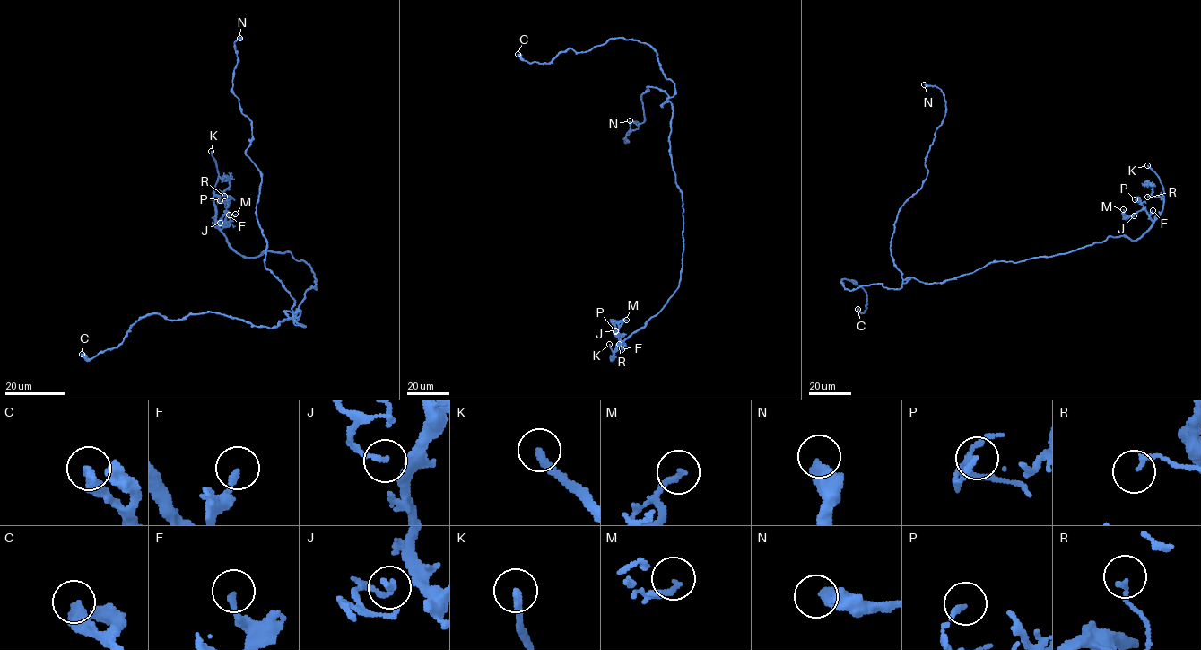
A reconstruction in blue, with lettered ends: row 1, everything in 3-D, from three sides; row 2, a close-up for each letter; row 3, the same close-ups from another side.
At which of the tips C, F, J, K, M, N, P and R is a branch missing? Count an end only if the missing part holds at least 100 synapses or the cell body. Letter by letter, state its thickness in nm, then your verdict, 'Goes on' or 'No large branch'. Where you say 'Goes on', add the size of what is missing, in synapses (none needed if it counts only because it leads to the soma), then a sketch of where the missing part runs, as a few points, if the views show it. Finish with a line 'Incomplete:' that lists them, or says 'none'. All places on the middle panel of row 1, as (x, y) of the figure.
C: Thickness 360 nm. No large branch
F: Thickness 200 nm. No large branch
J: Thickness 110 nm. No large branch
K: Thickness 240 nm. Goes on
M: Thickness 180 nm. No large branch
N: Thickness 480 nm. No large branch
P: Thickness 170 nm. No large branch
R: Thickness 170 nm. No large branch
Incomplete: K

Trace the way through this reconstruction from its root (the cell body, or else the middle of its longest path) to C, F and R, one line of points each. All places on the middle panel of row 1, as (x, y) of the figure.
C: (669, 144), (672, 104), (662, 104), (674, 84), (648, 44), (612, 39), (550, 63), (517, 54)
F: (669, 144), (675, 183), (682, 194), (683, 209), (680, 281), (665, 305), (616, 349), (620, 346), (622, 349)
R: (669, 144), (683, 209), (680, 281), (665, 305), (623, 341), (611, 360), (614, 349), (621, 349), (619, 344)

